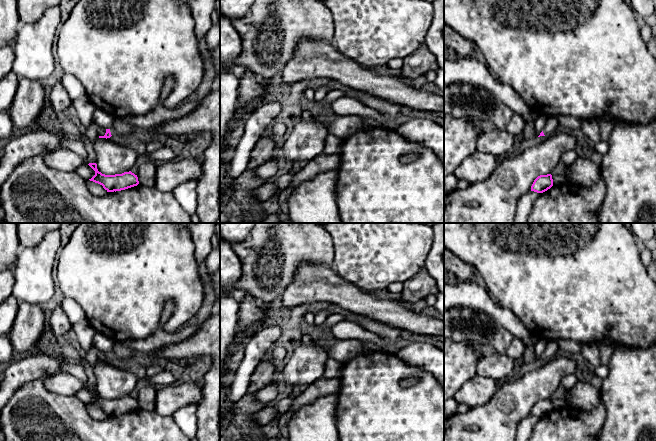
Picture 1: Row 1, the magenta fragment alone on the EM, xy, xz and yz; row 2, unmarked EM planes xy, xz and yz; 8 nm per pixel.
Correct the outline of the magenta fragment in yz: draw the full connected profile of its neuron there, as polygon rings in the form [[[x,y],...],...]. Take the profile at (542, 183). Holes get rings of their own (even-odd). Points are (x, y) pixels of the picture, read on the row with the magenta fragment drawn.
[[[551,174],[540,175],[534,180],[531,186],[531,191],[543,193],[548,189],[550,189],[552,186],[553,186],[553,179]]]

